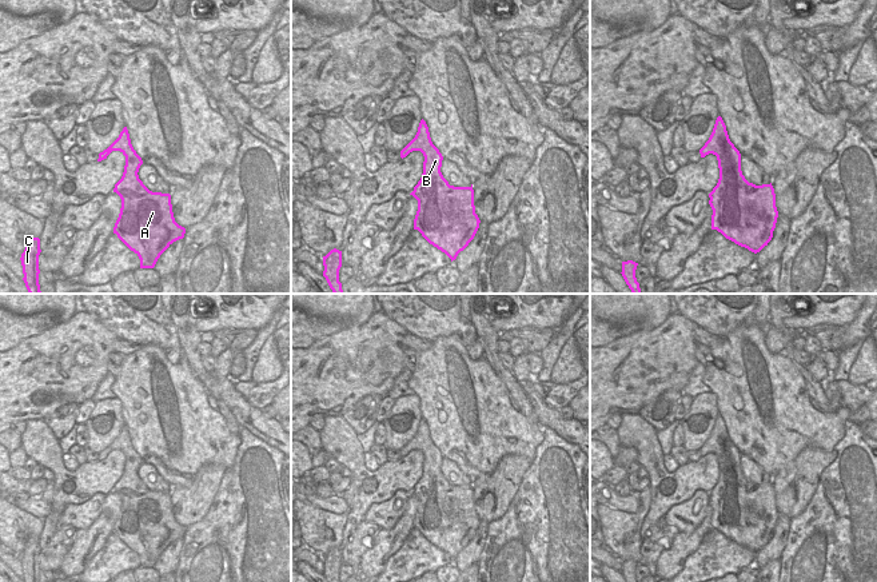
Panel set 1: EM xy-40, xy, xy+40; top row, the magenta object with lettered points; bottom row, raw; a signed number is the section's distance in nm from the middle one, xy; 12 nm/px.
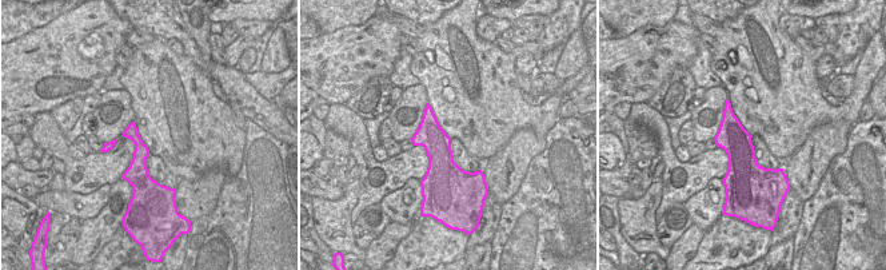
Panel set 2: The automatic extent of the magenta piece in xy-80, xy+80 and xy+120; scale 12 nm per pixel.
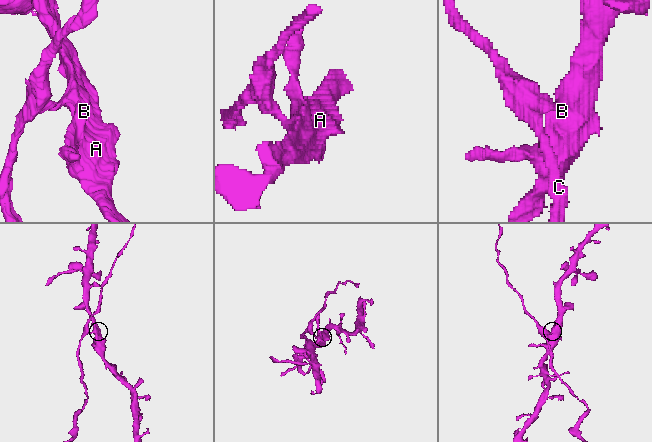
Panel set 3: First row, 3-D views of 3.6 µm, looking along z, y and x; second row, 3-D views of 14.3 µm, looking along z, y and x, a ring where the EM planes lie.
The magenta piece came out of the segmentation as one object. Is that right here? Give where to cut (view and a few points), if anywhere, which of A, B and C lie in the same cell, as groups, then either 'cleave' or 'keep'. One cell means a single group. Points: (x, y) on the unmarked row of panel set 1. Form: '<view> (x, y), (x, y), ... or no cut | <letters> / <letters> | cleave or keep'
xy (409, 451), (401, 453) | A B / C | cleave

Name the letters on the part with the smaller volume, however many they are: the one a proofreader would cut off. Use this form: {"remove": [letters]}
{"remove": ["C"]}

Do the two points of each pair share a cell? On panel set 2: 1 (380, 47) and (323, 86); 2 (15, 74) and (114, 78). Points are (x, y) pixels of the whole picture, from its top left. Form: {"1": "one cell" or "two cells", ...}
{"1": "one cell", "2": "two cells"}

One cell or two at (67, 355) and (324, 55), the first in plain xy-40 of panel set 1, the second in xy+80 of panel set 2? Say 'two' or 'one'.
one

